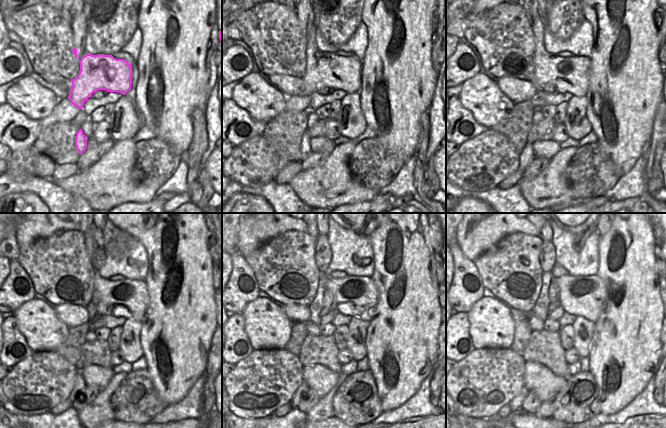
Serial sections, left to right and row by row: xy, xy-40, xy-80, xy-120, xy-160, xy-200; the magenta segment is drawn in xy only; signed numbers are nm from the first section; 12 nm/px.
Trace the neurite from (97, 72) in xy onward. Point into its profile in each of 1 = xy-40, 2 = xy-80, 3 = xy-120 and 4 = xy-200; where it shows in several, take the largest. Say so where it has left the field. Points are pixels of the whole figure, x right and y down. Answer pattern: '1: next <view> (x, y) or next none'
1: next xy-40 (326, 69)
2: next xy-80 (571, 74)
3: next xy-120 (128, 298)
4: next xy-200 (584, 296)

